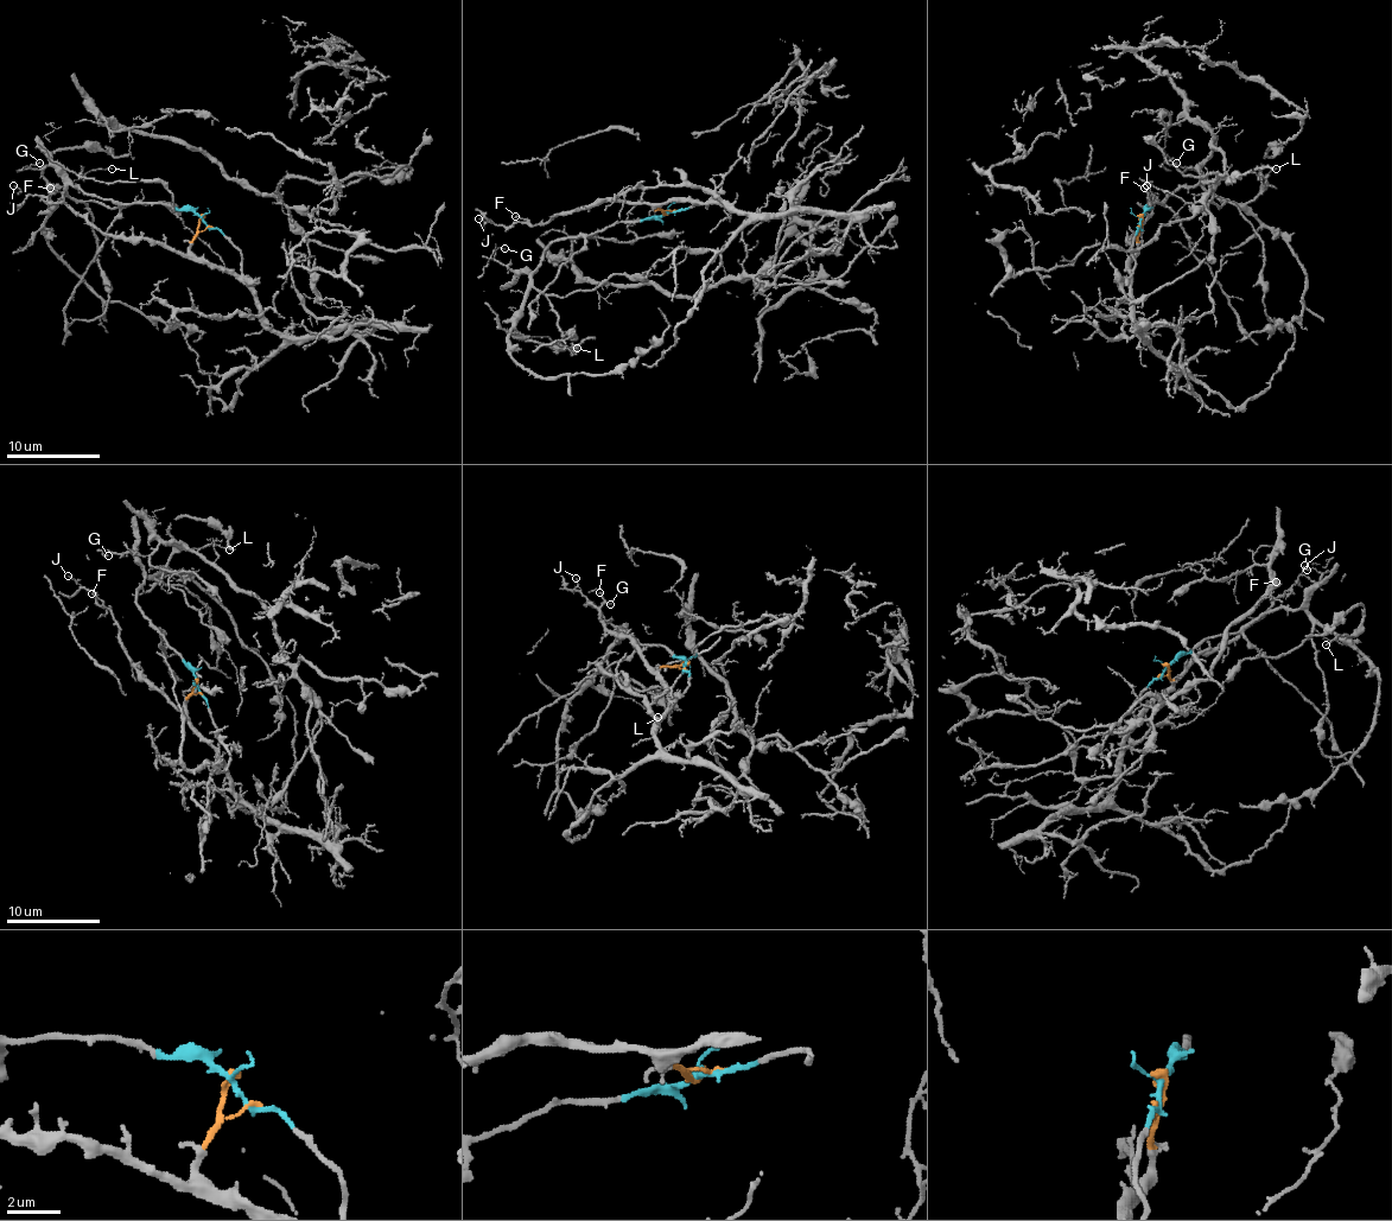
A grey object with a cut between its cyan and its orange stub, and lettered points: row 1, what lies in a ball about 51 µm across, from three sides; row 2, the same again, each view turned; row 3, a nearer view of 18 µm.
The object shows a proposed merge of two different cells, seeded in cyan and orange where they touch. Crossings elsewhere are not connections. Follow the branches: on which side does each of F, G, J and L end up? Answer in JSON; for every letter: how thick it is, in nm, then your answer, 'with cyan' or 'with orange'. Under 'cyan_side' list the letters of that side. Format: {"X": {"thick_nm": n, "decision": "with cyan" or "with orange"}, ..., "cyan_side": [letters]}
{"F": {"thick_nm": 120, "decision": "with orange"}, "G": {"thick_nm": 110, "decision": "with cyan"}, "J": {"thick_nm": 100, "decision": "with orange"}, "L": {"thick_nm": 80, "decision": "with cyan"}, "cyan_side": ["G", "L"]}

